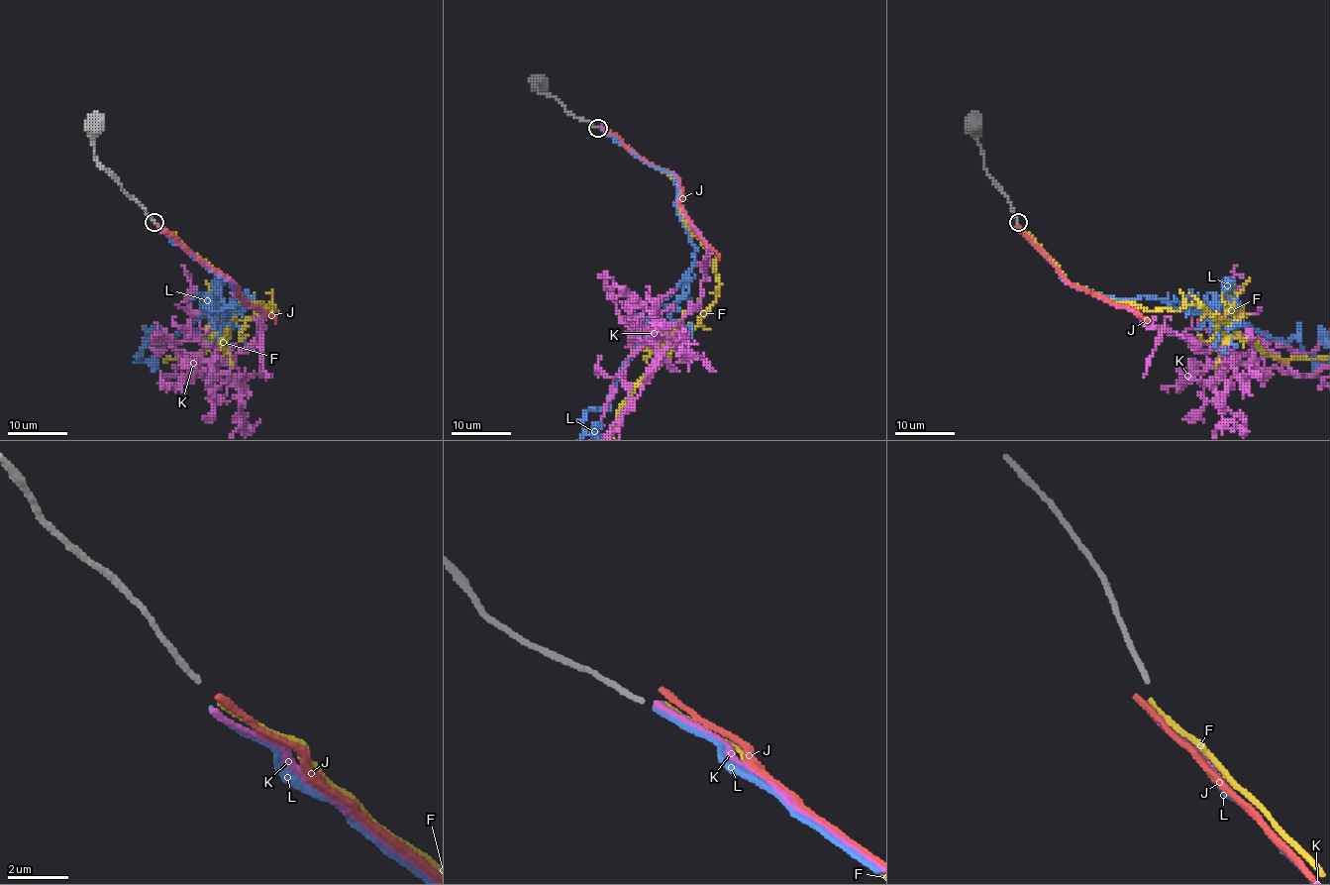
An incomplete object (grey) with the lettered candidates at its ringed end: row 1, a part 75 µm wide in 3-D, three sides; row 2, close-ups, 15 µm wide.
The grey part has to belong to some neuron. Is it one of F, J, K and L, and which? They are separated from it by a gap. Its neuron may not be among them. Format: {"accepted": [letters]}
{"accepted": ["F"]}

